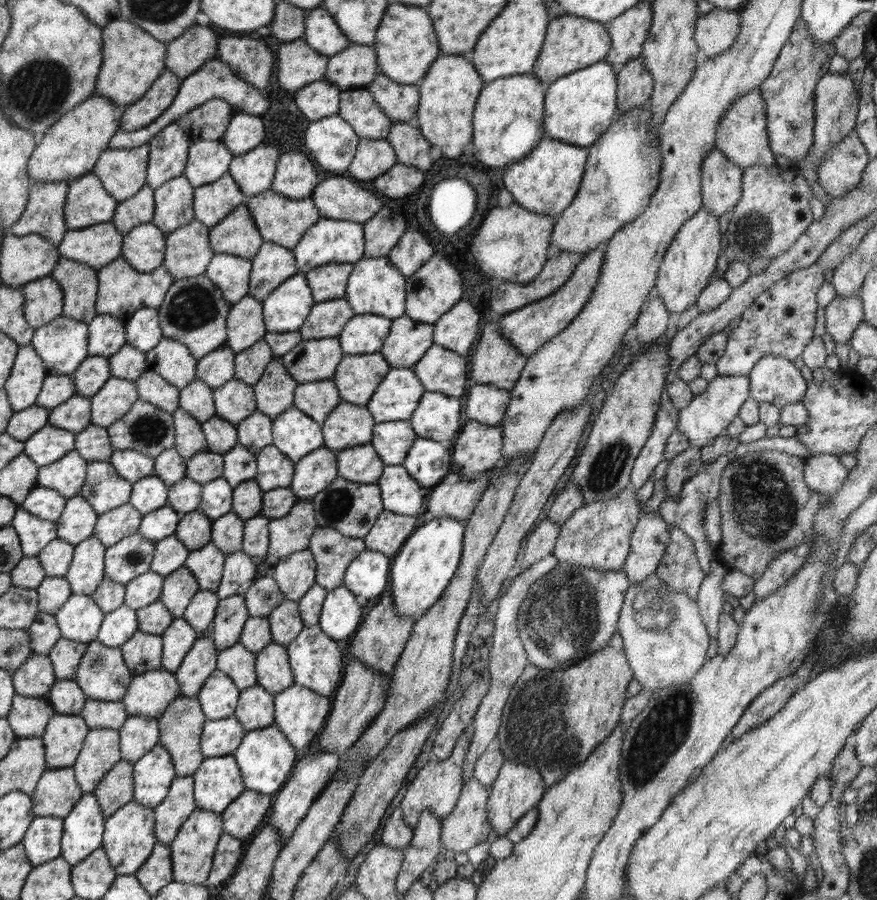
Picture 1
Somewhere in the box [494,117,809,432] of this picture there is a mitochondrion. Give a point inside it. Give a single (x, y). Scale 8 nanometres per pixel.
(752, 232)

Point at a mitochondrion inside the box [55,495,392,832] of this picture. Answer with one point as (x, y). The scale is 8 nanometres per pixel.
(133, 558)

